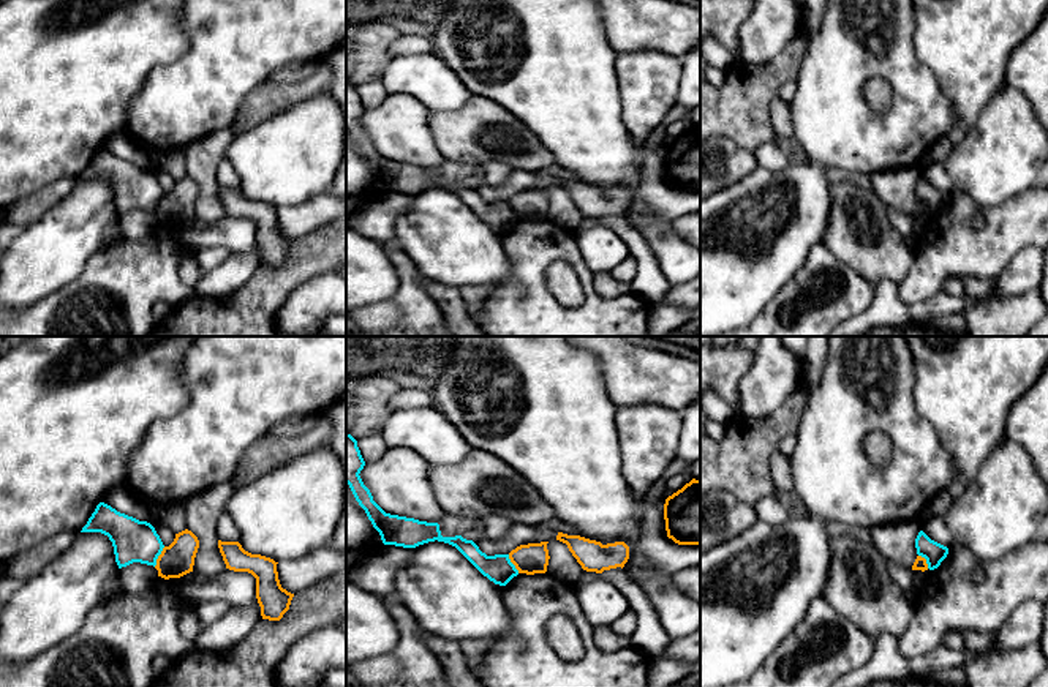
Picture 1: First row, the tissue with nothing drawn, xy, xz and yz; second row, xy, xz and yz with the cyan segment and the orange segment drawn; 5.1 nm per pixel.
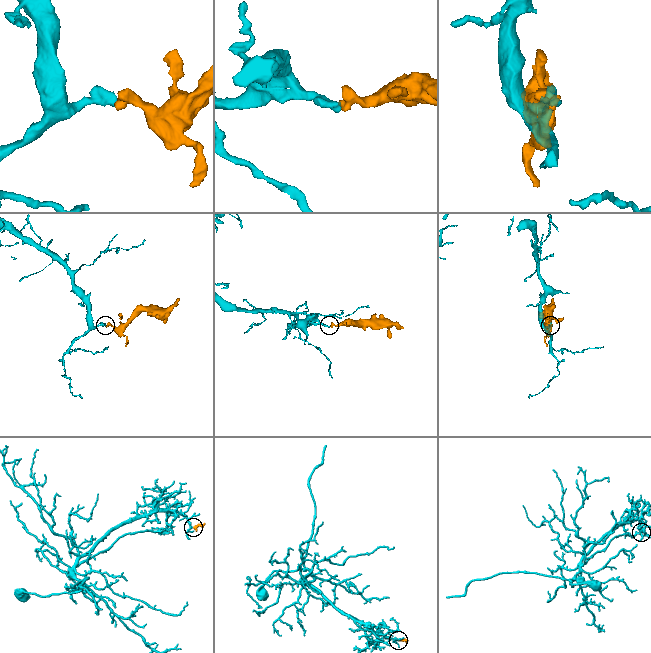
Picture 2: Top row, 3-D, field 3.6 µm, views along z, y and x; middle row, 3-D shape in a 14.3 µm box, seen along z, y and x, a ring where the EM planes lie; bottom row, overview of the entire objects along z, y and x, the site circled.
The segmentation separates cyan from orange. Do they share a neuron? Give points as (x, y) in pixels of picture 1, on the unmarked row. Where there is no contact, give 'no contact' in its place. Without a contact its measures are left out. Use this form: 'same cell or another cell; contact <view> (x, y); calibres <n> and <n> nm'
another cell; contact xy (158, 201); calibres 220 and 170 nm

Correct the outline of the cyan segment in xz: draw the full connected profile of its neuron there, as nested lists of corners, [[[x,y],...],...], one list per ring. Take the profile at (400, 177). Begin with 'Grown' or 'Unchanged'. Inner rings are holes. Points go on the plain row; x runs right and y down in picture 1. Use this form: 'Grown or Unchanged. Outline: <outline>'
Unchanged. Outline: [[[346,79],[346,130],[356,147],[365,156],[373,174],[379,178],[384,191],[416,194],[428,188],[444,188],[455,193],[484,223],[499,232],[506,232],[518,216],[509,201],[487,202],[473,186],[462,182],[443,183],[438,169],[419,167],[414,164],[386,160],[375,147],[370,136],[360,125],[365,107],[357,87]]]

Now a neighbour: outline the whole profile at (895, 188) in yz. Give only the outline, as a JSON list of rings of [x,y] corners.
[[[914,164],[874,172],[869,178],[871,188],[885,205],[899,213],[912,215],[918,202],[915,185],[920,177],[922,164]]]

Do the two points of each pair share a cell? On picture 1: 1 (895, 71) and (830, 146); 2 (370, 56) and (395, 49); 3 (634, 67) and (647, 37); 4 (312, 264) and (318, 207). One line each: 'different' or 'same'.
1: same
2: different
3: different
4: different

